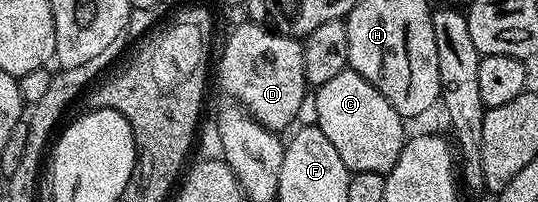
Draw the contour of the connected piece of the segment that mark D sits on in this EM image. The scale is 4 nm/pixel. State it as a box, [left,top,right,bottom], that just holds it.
[215,23,307,131]

